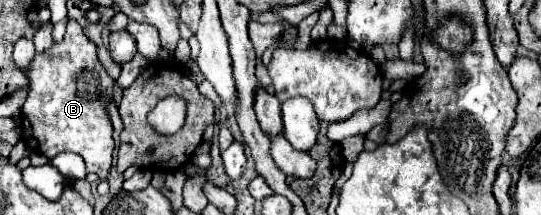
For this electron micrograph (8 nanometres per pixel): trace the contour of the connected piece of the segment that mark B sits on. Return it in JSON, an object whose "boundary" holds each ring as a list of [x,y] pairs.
{"boundary":[[[68,21],[66,25],[66,35],[60,43],[54,43],[48,51],[36,53],[30,67],[28,67],[28,81],[30,89],[28,96],[22,107],[22,137],[24,143],[28,145],[30,151],[38,151],[52,159],[54,155],[62,151],[72,151],[76,155],[82,155],[86,161],[86,171],[96,173],[100,179],[104,179],[112,167],[112,151],[114,151],[114,141],[112,141],[112,121],[108,113],[108,105],[114,101],[112,89],[114,81],[102,67],[96,55],[94,43],[82,33],[82,27],[76,21]]]}

